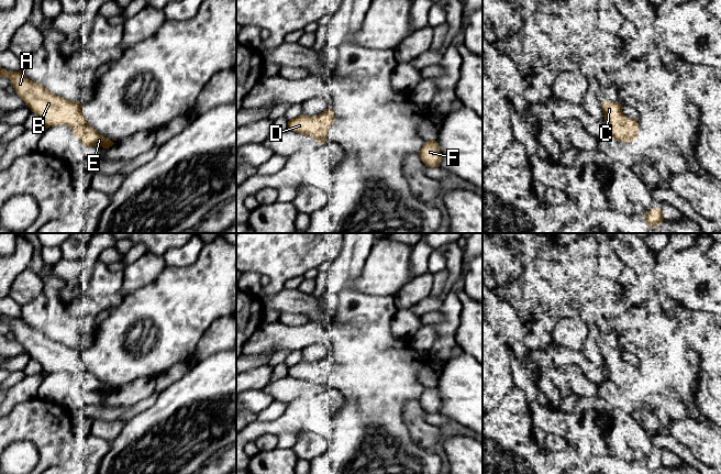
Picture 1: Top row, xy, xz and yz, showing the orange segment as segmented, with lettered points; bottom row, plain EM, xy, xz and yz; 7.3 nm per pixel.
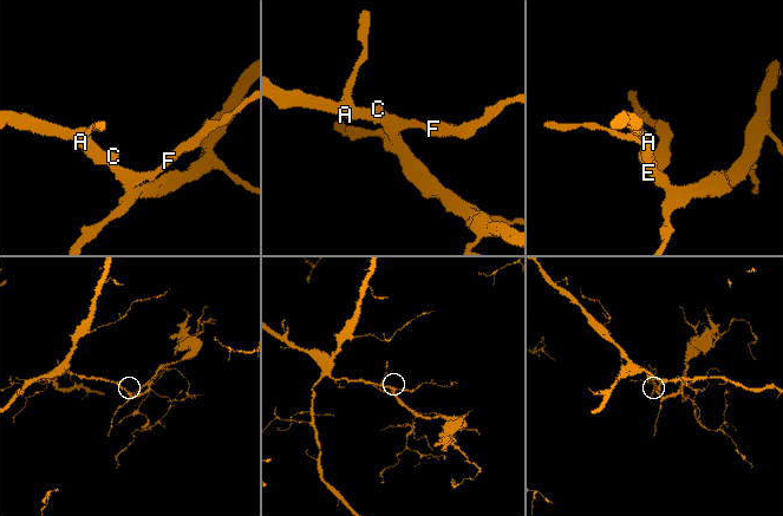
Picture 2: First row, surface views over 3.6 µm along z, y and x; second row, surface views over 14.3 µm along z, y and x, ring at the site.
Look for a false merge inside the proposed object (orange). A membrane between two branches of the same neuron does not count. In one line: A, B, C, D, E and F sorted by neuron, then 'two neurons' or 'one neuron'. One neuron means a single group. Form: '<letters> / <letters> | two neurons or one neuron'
A B C D E F | one neuron

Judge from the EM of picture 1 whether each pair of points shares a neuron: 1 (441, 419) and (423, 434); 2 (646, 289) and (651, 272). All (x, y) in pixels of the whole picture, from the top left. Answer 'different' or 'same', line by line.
1: different
2: same

